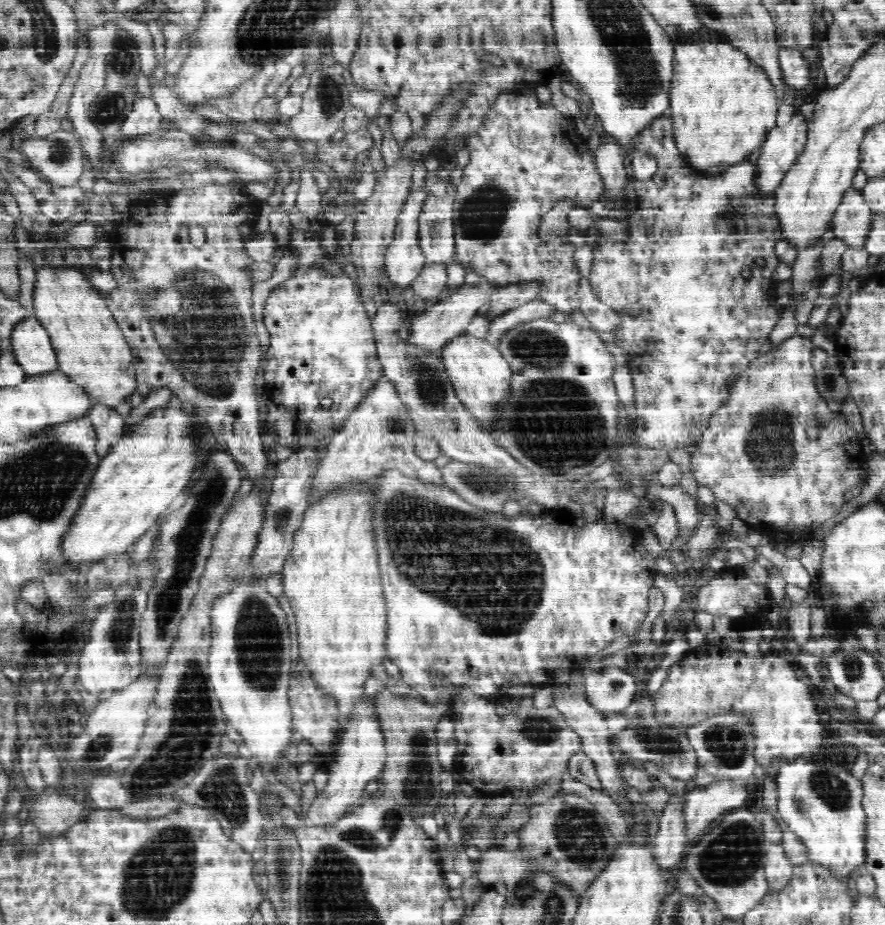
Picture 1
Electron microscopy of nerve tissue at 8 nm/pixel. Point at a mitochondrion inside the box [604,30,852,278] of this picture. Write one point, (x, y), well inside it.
(731, 216)

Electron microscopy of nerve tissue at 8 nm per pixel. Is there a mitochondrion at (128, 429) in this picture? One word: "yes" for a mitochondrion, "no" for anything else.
no

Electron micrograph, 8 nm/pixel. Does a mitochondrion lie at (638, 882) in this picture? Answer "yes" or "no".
no

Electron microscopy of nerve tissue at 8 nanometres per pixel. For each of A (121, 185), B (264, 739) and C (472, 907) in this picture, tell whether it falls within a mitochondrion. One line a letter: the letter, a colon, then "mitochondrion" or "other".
A: other
B: other
C: other

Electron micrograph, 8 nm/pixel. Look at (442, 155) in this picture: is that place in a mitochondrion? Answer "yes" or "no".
no

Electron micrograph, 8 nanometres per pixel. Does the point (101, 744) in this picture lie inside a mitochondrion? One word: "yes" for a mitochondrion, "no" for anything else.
yes

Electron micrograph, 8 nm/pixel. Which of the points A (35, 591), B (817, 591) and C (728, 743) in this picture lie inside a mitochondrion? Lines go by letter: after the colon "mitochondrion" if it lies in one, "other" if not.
A: other
B: other
C: mitochondrion

